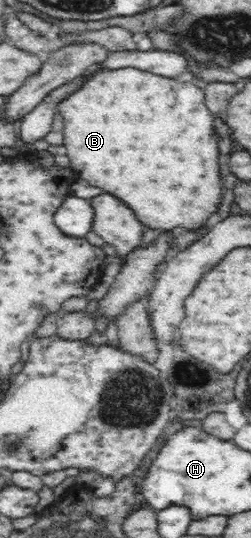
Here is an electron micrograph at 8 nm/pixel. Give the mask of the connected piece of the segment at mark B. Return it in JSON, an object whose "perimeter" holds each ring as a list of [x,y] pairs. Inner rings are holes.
{"perimeter":[[[122,68],[122,70],[116,70],[116,72],[104,70],[104,72],[94,74],[86,82],[86,86],[82,86],[80,92],[70,96],[66,102],[60,102],[60,106],[58,106],[58,111],[63,116],[64,145],[66,146],[72,170],[83,181],[104,190],[107,194],[116,196],[118,200],[122,200],[128,206],[128,209],[134,212],[136,220],[143,228],[152,230],[152,232],[160,232],[160,237],[162,235],[172,236],[174,230],[177,230],[178,234],[180,232],[198,234],[200,230],[208,228],[208,224],[217,219],[217,212],[220,212],[220,208],[222,208],[222,198],[224,198],[222,190],[225,189],[222,182],[222,160],[225,156],[220,150],[218,137],[215,133],[214,120],[216,117],[208,112],[209,108],[206,108],[206,98],[204,98],[206,93],[204,90],[200,89],[196,84],[192,84],[192,82],[182,82],[180,84],[176,80],[154,76],[154,74],[148,74],[148,72],[142,72],[142,70],[136,68]]]}

